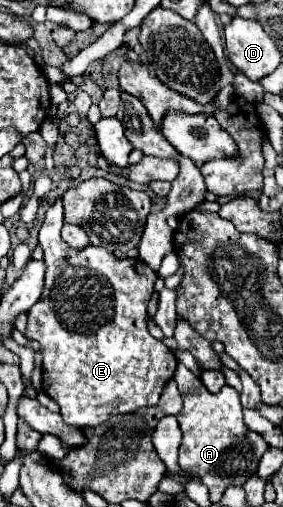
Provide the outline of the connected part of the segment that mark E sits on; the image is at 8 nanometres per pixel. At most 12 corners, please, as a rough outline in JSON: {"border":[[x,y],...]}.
{"border":[[39,229],[27,337],[67,425],[153,407],[177,359],[157,273]]}

